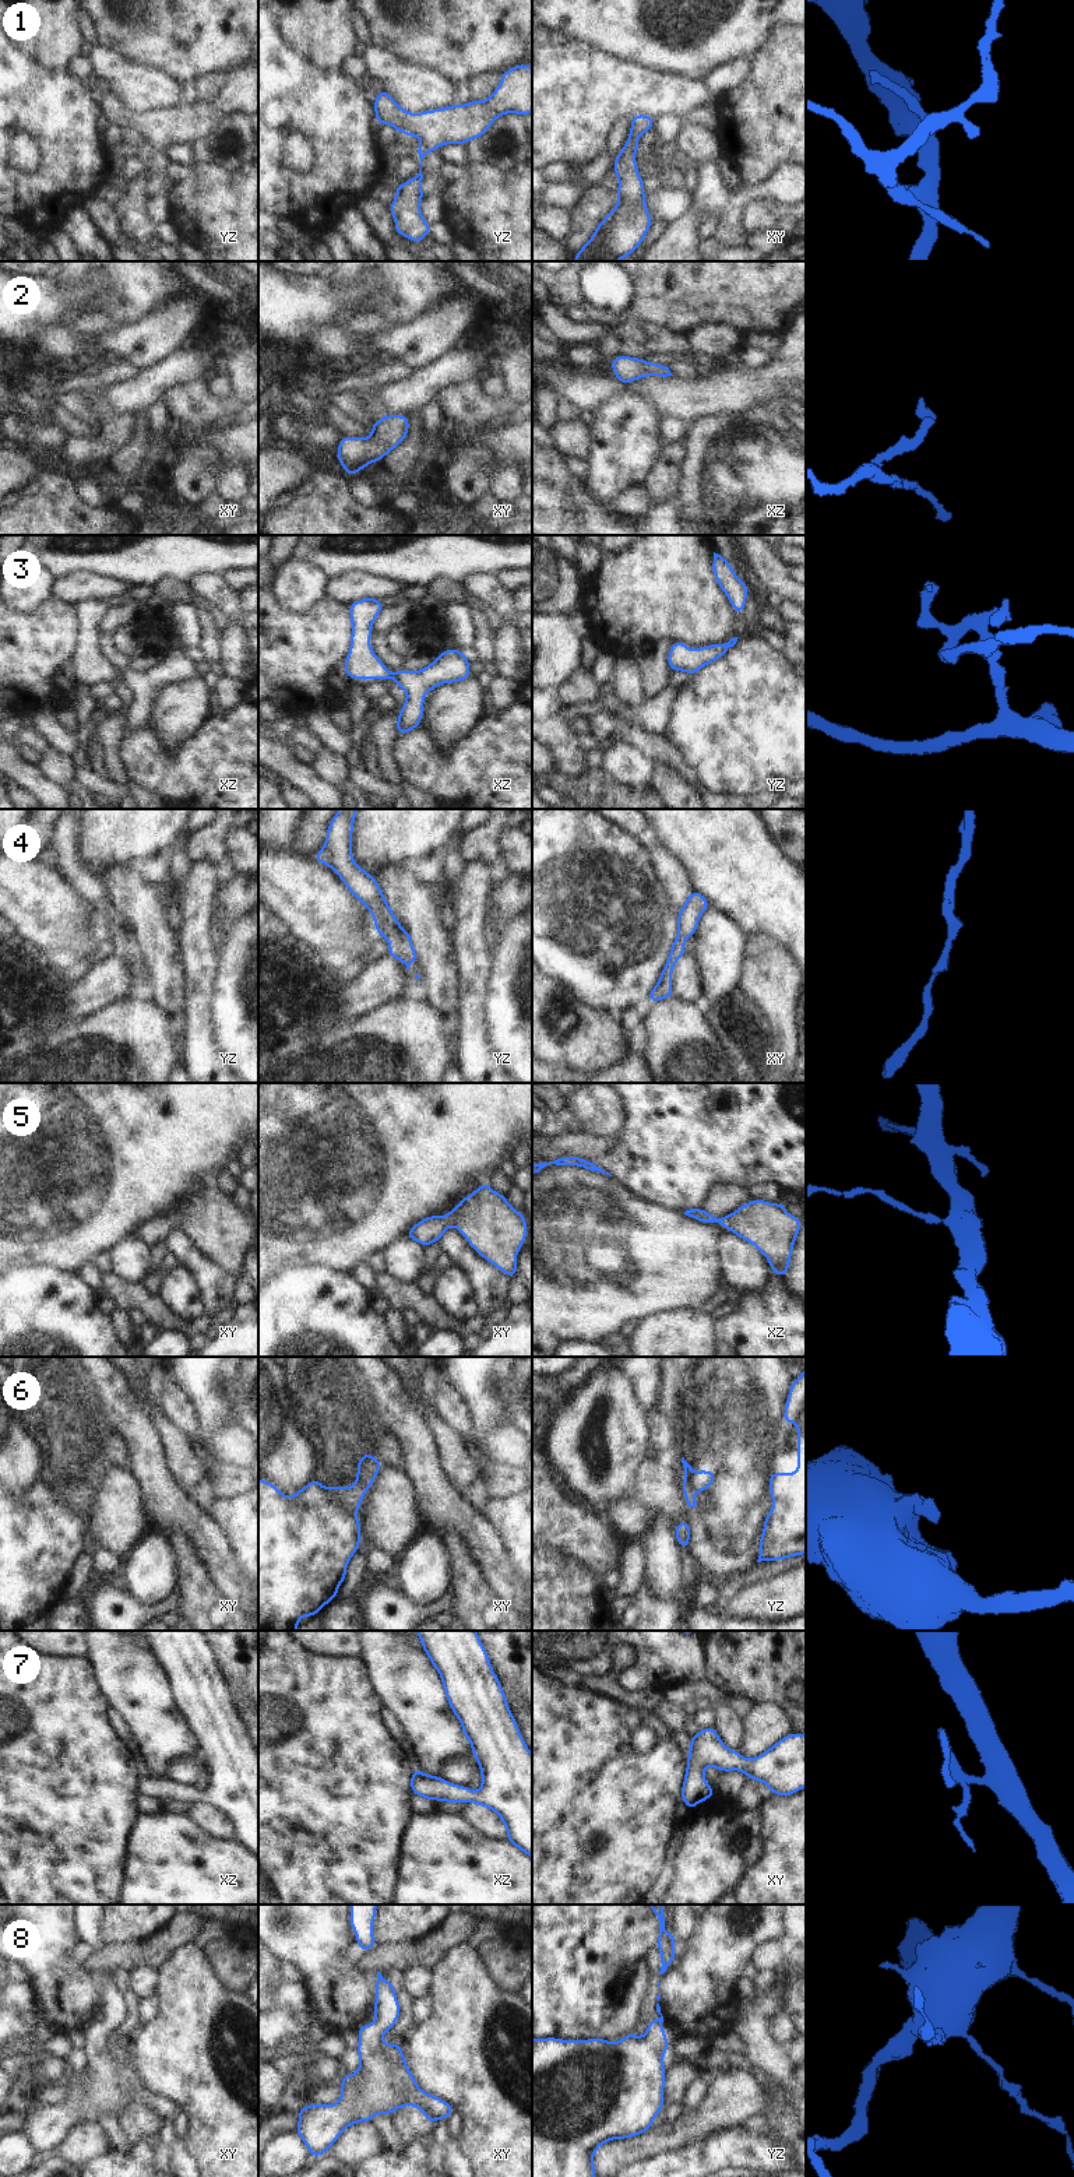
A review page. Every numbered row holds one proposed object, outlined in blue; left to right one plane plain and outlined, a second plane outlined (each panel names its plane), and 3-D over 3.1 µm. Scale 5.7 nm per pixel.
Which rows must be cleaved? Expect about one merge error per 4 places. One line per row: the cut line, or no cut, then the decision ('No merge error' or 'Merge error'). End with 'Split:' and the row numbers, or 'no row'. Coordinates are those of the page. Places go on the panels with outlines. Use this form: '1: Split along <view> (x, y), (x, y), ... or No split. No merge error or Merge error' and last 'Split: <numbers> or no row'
1: No split. No merge error
2: No split. No merge error
3: No split. No merge error
4: No split. No merge error
5: No split. No merge error
6: Split along yz (683, 1484), (690, 1484), (696, 1490). Merge error
7: No split. No merge error
8: No split. No merge error
Split: 6

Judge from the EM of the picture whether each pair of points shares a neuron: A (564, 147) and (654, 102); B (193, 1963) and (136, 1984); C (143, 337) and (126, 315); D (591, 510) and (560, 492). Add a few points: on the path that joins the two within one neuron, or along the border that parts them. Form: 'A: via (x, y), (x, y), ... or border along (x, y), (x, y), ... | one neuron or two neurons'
A: via (587, 125), (609, 102), (631, 102) | one neuron
B: border along (157, 1969), (157, 1987), (152, 1994) | two neurons
C: border along (161, 306), (152, 308), (134, 322), (123, 324) | two neurons
D: via (584, 503), (573, 492), (567, 492) | one neuron

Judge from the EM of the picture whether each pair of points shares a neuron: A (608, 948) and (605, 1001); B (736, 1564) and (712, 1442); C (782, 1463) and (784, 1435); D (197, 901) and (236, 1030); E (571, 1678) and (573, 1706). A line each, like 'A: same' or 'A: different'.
A: same
B: same
C: same
D: different
E: different

